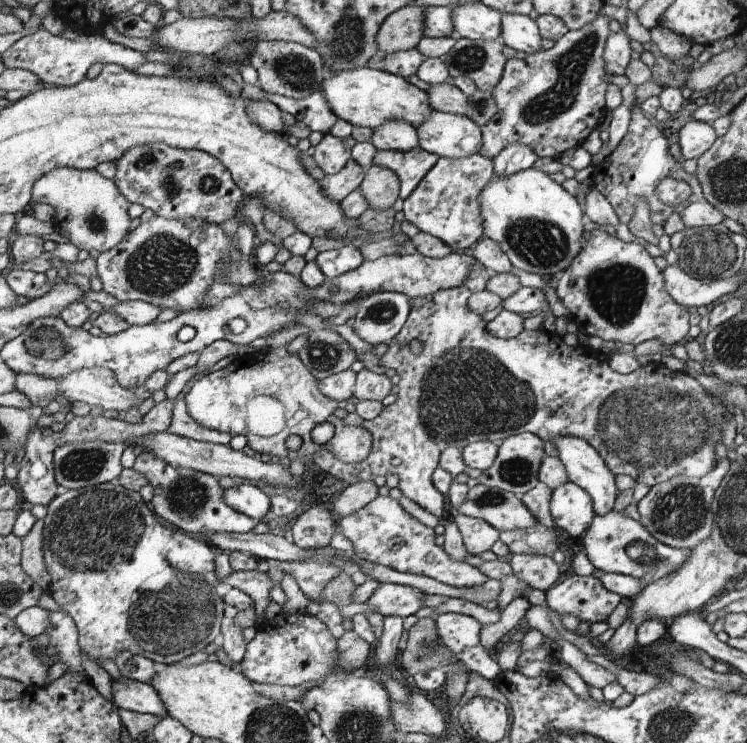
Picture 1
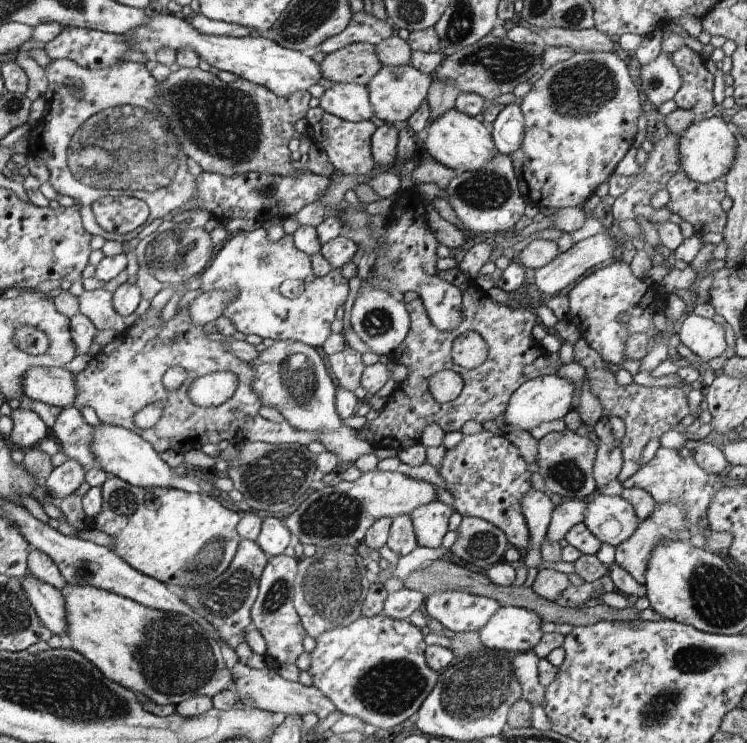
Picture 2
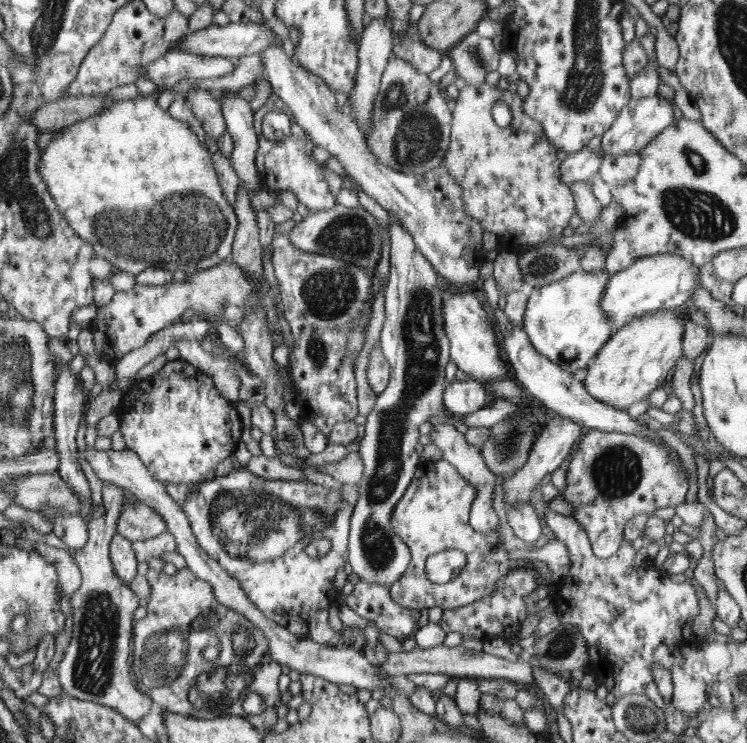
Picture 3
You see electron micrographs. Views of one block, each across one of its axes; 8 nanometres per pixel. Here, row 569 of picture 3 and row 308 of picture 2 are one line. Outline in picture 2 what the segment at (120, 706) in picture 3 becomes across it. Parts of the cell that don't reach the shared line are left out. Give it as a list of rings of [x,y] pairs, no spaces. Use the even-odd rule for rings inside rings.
[[[105,289],[84,291],[79,297],[80,313],[88,317],[97,330],[116,330],[121,333],[134,323],[138,316],[120,316],[113,306],[113,293]]]

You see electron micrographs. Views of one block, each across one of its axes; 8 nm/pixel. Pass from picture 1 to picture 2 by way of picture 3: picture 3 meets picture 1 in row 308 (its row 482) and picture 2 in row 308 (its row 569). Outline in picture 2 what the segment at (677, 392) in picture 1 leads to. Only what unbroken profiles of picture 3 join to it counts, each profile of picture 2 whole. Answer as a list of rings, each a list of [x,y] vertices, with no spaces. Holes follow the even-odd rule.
[[[458,268],[443,271],[441,280],[455,285],[461,291],[465,320],[453,332],[438,331],[425,310],[421,296],[413,291],[402,294],[401,297],[406,298],[405,306],[410,306],[409,314],[414,314],[414,326],[409,329],[410,338],[406,338],[406,342],[402,342],[402,346],[398,346],[387,359],[396,365],[406,365],[411,372],[386,398],[379,418],[367,421],[360,430],[356,430],[358,438],[366,440],[374,450],[393,448],[400,452],[410,449],[410,446],[421,442],[430,424],[438,424],[445,432],[460,431],[470,420],[483,425],[486,421],[502,416],[513,395],[526,382],[542,375],[557,374],[559,370],[559,364],[550,362],[550,353],[532,337],[532,329],[538,324],[533,307],[513,309],[493,302],[486,291],[475,285],[474,280]],[[466,332],[476,332],[487,345],[487,360],[474,369],[460,367],[451,358],[454,340]],[[445,369],[460,374],[464,387],[455,400],[438,403],[430,393],[429,378]]]

